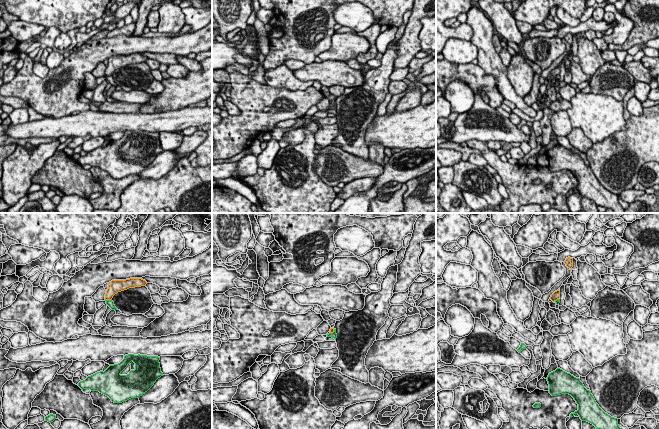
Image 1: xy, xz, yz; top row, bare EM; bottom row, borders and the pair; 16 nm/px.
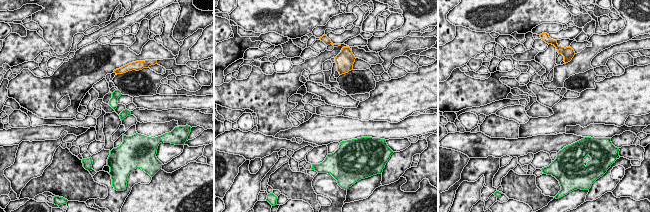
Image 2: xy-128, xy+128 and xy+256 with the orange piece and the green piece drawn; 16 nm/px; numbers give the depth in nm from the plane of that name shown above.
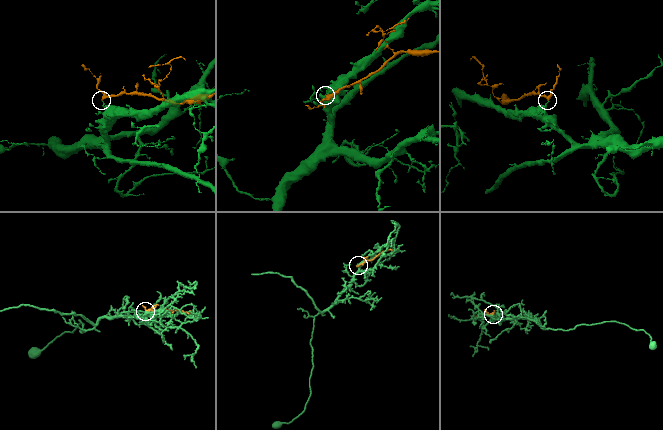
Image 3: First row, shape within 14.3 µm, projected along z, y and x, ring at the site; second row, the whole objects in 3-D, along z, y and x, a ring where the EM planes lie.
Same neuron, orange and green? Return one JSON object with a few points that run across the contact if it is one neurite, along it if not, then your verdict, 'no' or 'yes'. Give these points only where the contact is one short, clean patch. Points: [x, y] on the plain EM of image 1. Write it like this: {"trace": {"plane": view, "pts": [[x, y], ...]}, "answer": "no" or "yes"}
{"trace": {"plane": "xy", "pts": [[105, 74], [111, 75]]}, "answer": "no"}

